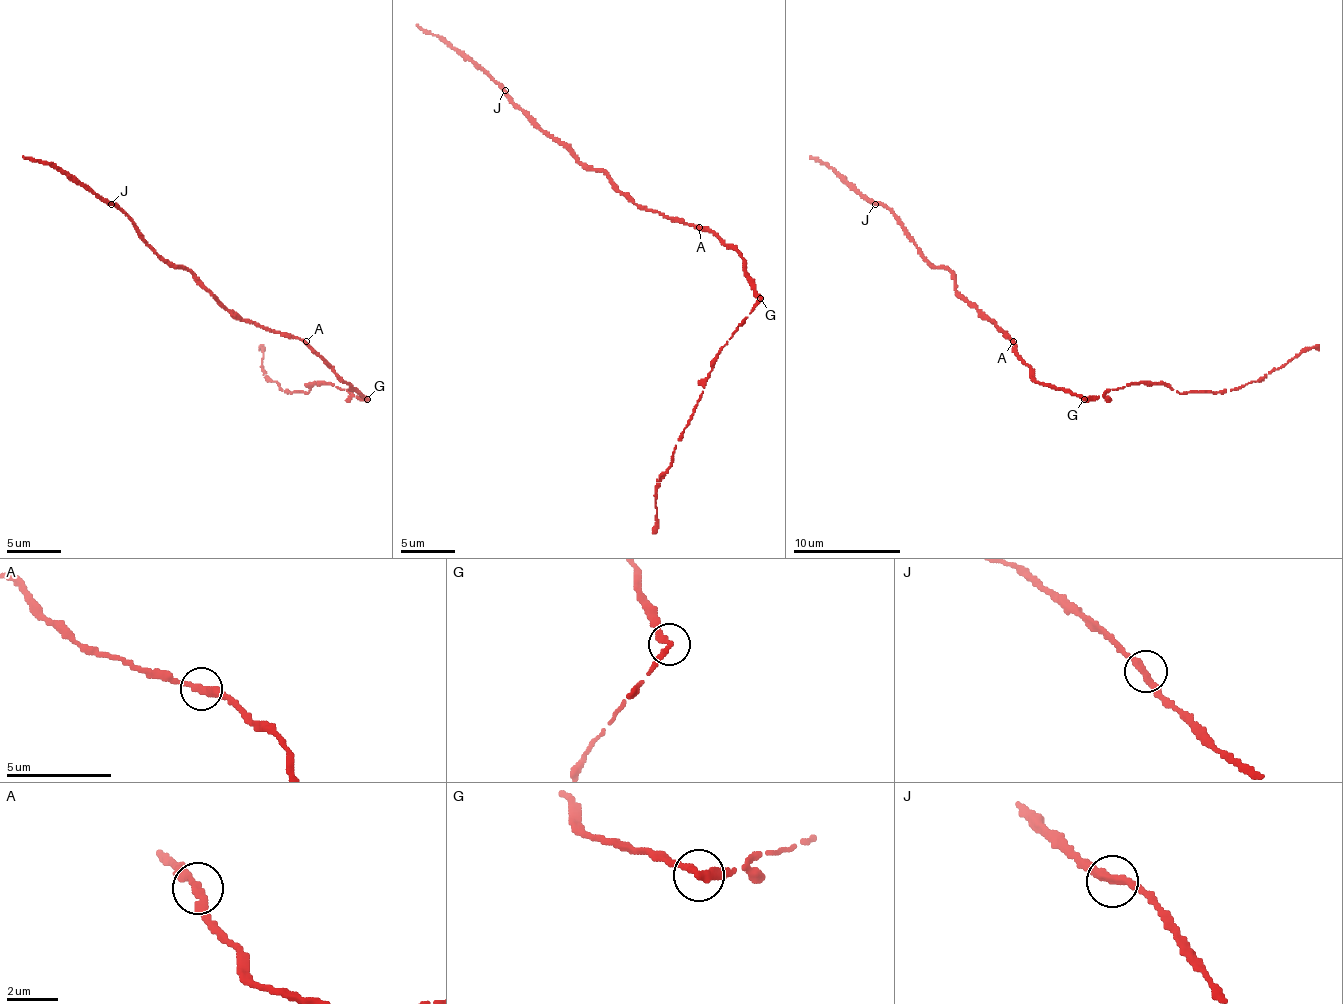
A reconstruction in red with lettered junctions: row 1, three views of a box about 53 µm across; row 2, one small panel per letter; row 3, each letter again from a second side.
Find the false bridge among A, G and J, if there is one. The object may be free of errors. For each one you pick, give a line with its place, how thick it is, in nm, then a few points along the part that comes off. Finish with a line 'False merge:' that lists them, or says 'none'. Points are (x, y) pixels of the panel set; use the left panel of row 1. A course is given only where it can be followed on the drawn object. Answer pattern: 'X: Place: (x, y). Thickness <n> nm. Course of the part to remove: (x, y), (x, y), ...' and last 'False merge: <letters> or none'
G: Place: (367, 399). Thickness 320 nm. Course of the part to remove: (368, 398), (357, 398), (324, 382), (316, 382), (306, 393), (281, 390), (262, 371), (260, 344)
False merge: G

